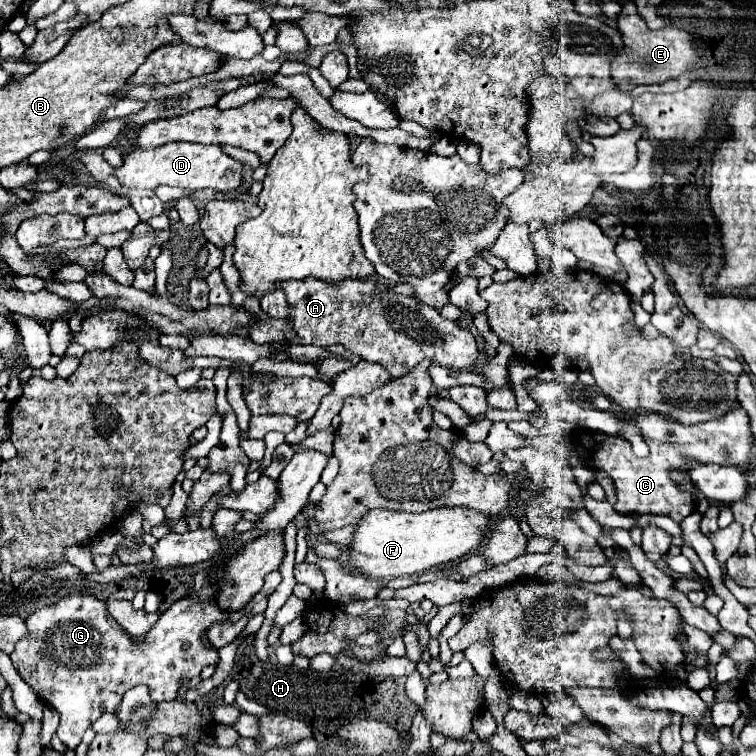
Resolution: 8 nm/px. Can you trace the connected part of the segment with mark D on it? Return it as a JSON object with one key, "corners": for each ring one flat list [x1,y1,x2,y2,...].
{"corners":[[169,142,151,150,135,148,123,154,123,164,115,168,117,180,125,188,149,188,155,190,157,186,179,186,189,192,213,188,219,192,233,192,241,184,241,164,227,156,219,146,203,146,203,144,189,144,189,142]]}

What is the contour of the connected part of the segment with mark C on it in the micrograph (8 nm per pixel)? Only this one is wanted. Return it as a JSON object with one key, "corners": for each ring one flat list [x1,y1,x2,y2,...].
{"corners":[[735,406,725,416,709,422,701,422,695,426,681,426,663,414,637,414,631,418,635,426,641,428,643,440,649,446,647,458,637,458,631,450,631,444,625,438,609,436,603,432,579,428,575,438,575,448,583,458,583,464,593,470,603,470,611,476,617,488,617,502,613,508,617,512,649,512,649,514,665,514,673,518,677,524,683,522,685,516,697,510,697,504,689,492,683,492,679,484,671,478,671,470,687,470,687,458,695,462,709,464,725,464,725,466,741,466,747,462,749,452,753,448,753,436,749,430,749,416,741,406]]}

